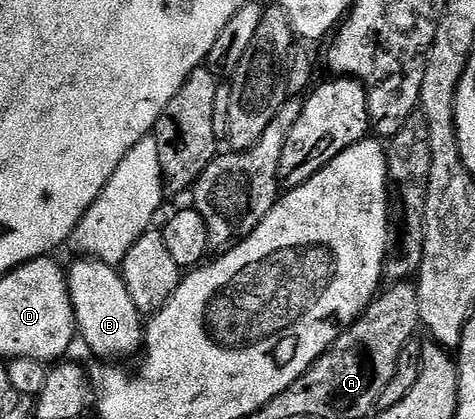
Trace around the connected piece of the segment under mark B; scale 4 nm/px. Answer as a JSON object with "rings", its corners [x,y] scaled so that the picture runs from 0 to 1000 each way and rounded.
{"rings":[[[183,613],[162,616],[162,628],[141,640],[147,718],[160,749],[160,788],[166,807],[202,847],[213,847],[219,862],[253,862],[259,847],[278,847],[303,826],[305,764],[299,759],[291,728],[274,711],[274,699],[261,678],[259,654],[234,628],[213,628],[208,618]]]}

